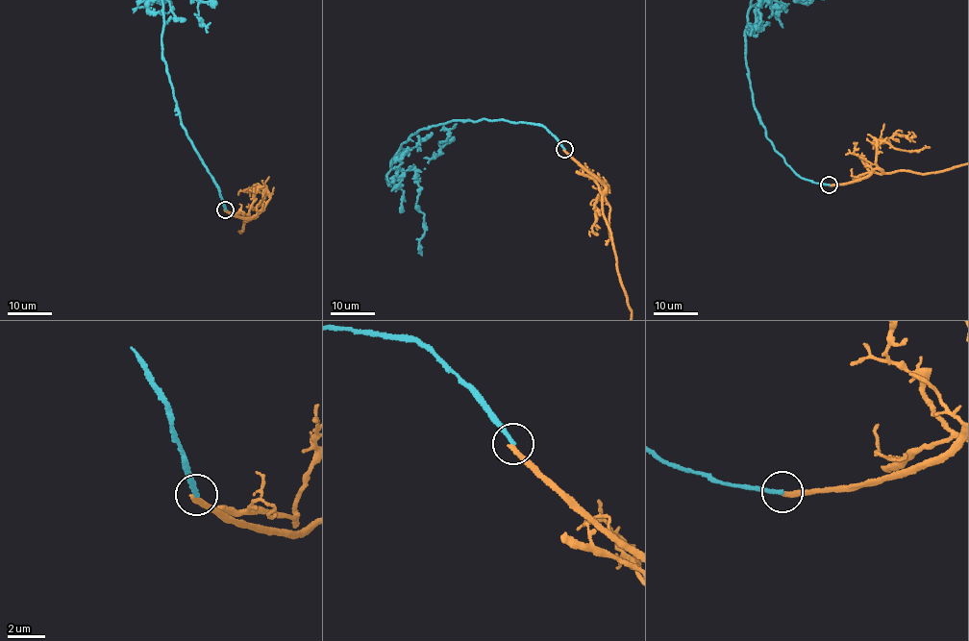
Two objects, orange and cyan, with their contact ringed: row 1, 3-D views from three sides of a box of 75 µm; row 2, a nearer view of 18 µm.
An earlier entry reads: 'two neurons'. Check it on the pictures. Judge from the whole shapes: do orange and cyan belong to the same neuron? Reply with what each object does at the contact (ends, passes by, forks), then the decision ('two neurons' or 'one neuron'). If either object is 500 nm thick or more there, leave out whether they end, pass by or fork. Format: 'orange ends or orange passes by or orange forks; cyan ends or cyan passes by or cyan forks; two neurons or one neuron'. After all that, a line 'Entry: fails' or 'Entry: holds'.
orange ends; cyan ends; two neurons
Entry: holds

